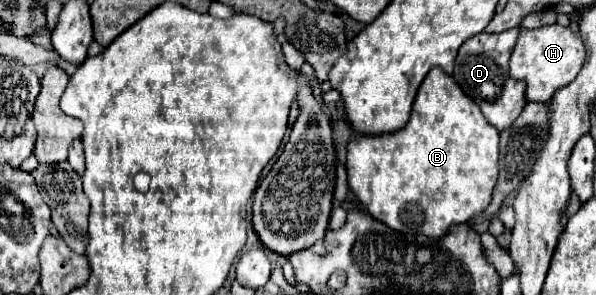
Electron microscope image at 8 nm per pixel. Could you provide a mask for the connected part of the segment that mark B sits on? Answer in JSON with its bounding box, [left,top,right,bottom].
[347,69,499,237]

